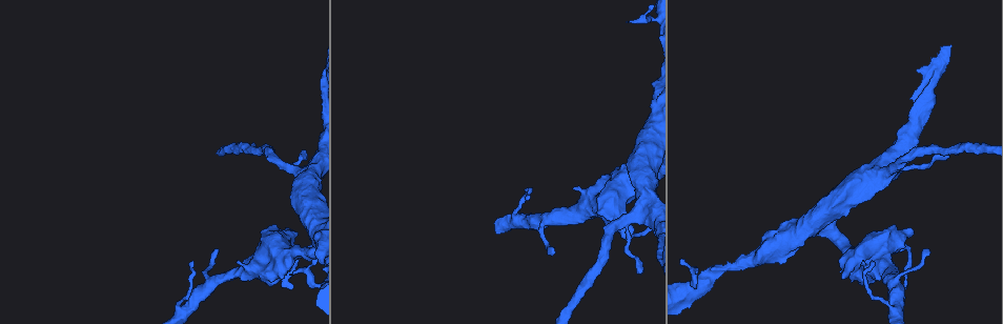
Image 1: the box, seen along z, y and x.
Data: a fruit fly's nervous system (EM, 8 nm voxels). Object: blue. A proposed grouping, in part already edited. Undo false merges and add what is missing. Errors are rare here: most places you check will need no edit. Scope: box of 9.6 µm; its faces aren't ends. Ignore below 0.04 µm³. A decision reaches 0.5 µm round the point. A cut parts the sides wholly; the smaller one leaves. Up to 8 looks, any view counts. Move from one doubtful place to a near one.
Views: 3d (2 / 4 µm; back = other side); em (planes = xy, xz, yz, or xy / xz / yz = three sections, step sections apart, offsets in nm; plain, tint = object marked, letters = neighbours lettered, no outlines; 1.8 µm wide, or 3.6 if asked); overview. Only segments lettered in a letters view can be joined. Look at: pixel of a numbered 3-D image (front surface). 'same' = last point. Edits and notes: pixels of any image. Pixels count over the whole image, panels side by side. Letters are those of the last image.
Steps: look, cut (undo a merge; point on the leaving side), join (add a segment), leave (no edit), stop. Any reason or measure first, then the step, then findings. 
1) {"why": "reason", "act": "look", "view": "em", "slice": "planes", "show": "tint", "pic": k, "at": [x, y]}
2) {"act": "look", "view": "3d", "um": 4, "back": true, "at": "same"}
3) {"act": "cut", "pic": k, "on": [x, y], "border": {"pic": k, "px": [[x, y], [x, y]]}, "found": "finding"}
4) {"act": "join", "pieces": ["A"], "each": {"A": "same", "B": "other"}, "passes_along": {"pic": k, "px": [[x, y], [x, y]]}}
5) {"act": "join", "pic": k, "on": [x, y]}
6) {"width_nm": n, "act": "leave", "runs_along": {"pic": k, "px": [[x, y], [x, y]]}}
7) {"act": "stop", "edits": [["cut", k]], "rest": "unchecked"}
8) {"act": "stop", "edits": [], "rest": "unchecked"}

{"act": "look", "view": "em", "slice": "planes", "show": "letters", "pic": 1, "at": [638, 273]}

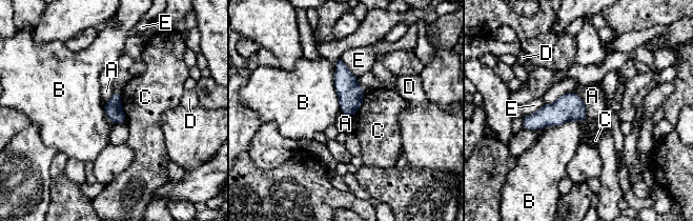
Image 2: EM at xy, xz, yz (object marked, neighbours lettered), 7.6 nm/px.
{"act": "leave", "each": {"A": "other", "B": "other", "C": "other", "D": "other", "E": "other"}, "border": {"pic": 2, "px": [[571, 92], [585, 105], [584, 121]]}, "found": "none of them fits"}

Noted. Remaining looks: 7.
{"why": "three-way junction", "act": "look", "view": "3d", "um": 4, "pic": 1, "at": [300, 250]}

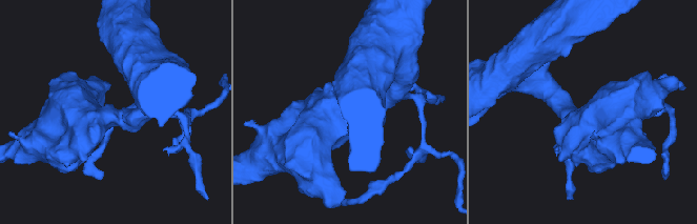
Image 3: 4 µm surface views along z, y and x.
{"why": "now the EM", "act": "look", "view": "em", "um": 3.6, "slice": "planes", "show": "tint", "pic": 3, "at": [116, 114]}

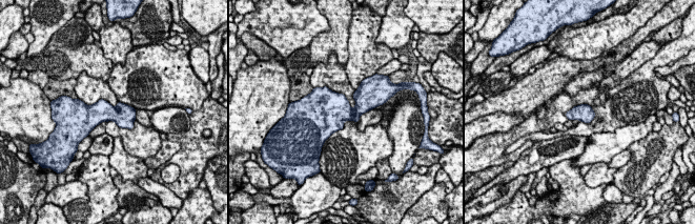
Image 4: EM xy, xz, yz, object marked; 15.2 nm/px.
{"why": "what lies round it", "act": "look", "view": "em", "um": 3.6, "slice": "planes", "show": "letters", "at": "same"}

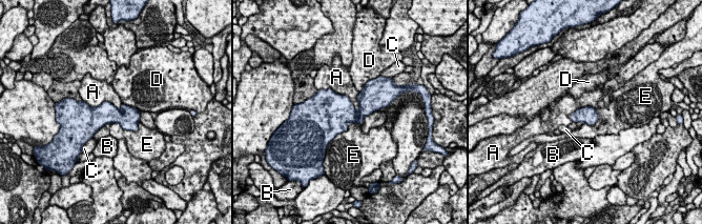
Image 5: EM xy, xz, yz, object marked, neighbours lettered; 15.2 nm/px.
{"width_nm": 260, "longest_contact_nm": ["A", 650], "act": "leave", "each": {"A": "other", "B": "other", "C": "other", "D": "other", "E": "other"}, "found": "continuous, no second cell"}

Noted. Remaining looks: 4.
{"why": "thick end", "act": "look", "view": "3d", "um": 2, "pic": 1, "at": [238, 261]}

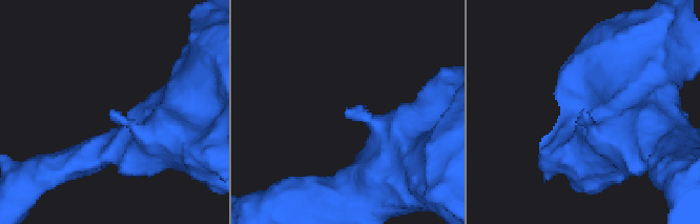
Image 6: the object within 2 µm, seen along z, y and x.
{"act": "look", "view": "em", "slice": "xz", "step": 4, "show": "letters", "pic": 6, "at": [346, 117]}

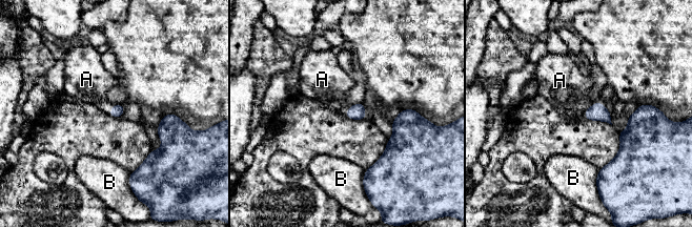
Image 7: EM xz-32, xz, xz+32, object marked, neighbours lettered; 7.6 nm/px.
{"act": "look", "view": "em", "slice": "planes", "show": "letters", "at": "same"}

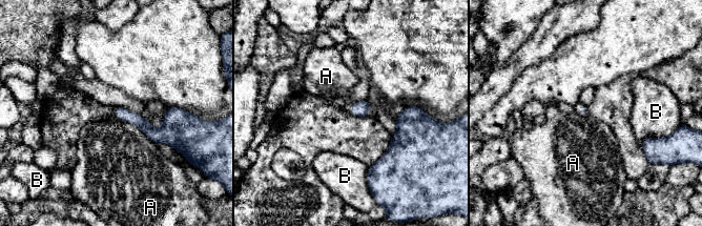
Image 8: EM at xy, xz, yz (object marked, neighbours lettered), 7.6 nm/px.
{"act": "leave", "each": {"A": "other", "B": "other"}, "border": {"pic": 8, "px": [[118, 117], [138, 126], [156, 143]]}, "found": "none of them fits"}

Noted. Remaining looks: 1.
{"act": "stop", "edits": [], "rest": "unchecked"}

